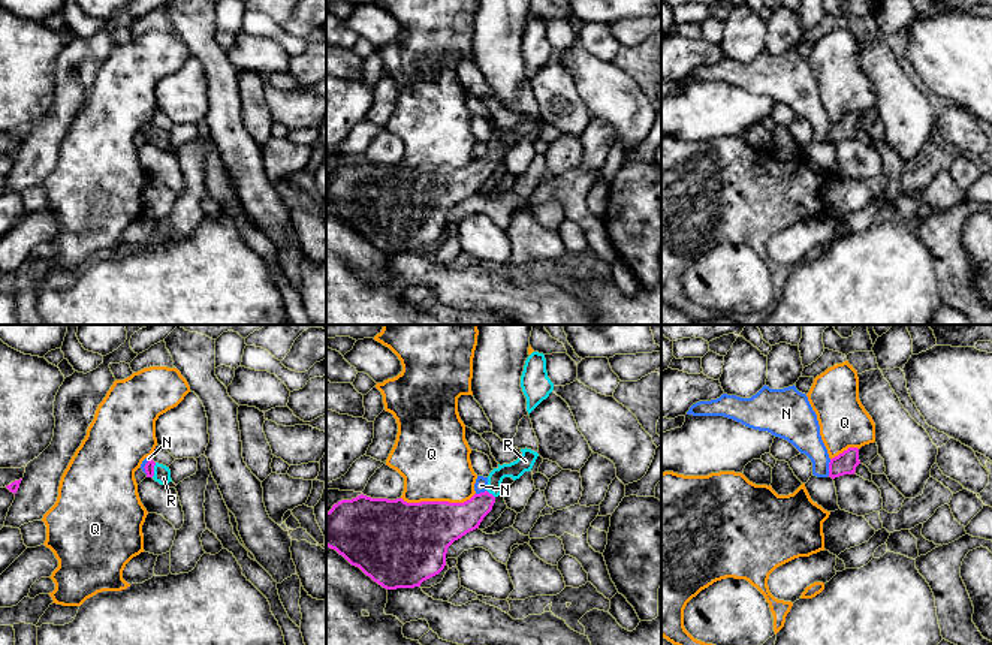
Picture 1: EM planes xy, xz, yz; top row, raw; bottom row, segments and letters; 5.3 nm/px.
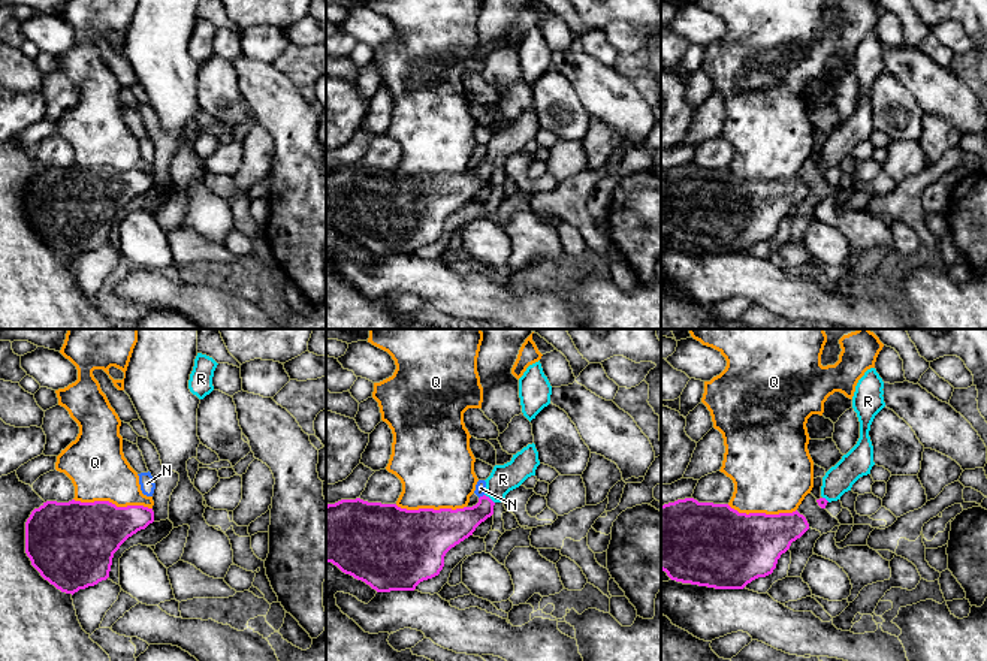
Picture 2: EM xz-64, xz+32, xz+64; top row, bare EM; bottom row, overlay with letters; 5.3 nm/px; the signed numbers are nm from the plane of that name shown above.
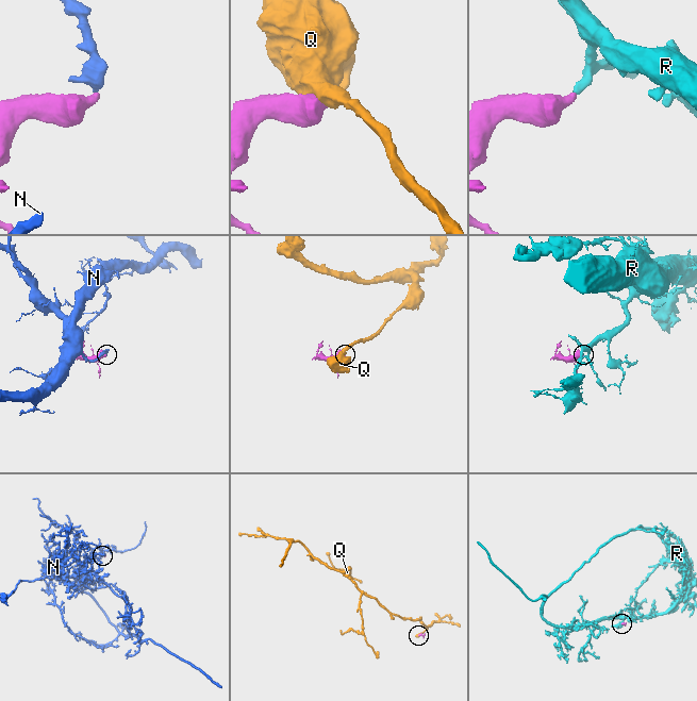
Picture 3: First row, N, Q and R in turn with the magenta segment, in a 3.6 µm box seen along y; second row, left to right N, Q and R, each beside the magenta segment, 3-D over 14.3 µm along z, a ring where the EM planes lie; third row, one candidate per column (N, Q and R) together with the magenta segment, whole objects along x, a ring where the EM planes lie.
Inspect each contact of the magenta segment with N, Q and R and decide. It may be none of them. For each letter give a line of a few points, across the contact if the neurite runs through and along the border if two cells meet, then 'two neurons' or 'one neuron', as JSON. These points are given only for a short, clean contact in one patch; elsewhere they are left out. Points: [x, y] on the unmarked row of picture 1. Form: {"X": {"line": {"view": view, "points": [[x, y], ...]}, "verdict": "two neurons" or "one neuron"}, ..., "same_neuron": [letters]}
{"N": {"line": {"view": "yz", "points": [[831, 124], [828, 139]]}, "verdict": "two neurons"}, "Q": {"verdict": "two neurons"}, "R": {"line": {"view": "xy", "points": [[148, 132], [153, 135], [162, 138]]}, "verdict": "one neuron"}, "same_neuron": ["R"]}

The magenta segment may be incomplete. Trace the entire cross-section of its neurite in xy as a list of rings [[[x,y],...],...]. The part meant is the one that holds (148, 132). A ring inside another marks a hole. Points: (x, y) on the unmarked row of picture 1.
[[[150,124],[144,133],[145,133],[147,142],[153,142],[160,150],[166,150],[172,147],[169,132],[163,129],[159,129]]]

